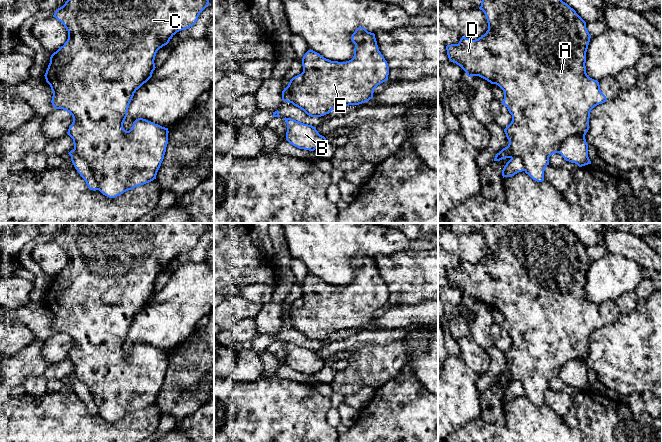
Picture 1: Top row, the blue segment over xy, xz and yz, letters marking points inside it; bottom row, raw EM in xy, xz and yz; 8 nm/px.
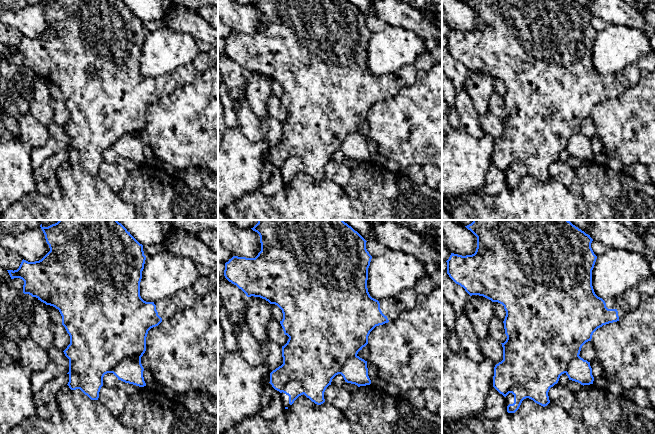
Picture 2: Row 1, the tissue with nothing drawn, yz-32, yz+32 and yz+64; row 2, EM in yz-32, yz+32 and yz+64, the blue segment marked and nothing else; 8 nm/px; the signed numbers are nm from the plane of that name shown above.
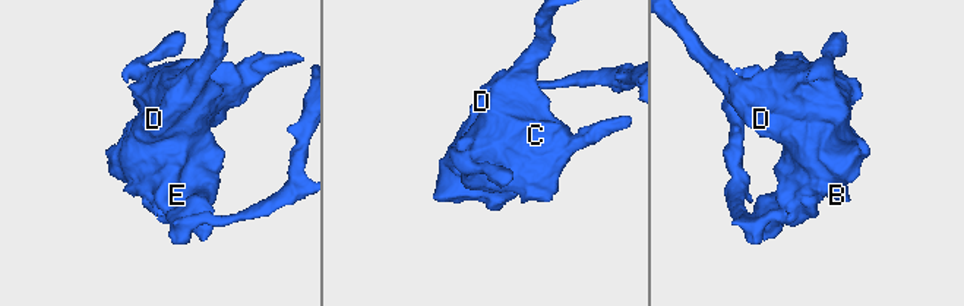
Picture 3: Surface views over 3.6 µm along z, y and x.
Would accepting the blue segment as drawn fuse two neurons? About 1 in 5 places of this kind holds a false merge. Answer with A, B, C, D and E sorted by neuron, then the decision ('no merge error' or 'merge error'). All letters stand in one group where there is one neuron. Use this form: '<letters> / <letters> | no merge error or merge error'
A C D E / B | merge error

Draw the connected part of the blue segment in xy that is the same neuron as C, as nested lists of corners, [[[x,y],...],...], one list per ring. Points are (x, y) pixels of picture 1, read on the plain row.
[[[68,223],[62,231],[55,235],[53,241],[64,249],[68,255],[68,263],[63,270],[51,279],[50,287],[44,299],[53,316],[51,327],[55,333],[66,334],[72,339],[73,346],[67,358],[73,363],[75,376],[89,389],[98,408],[98,414],[103,419],[115,422],[128,414],[156,403],[168,368],[168,352],[146,343],[138,342],[133,346],[132,352],[126,355],[123,352],[123,347],[127,341],[129,328],[134,317],[152,301],[152,297],[156,292],[154,284],[157,275],[167,269],[177,256],[192,251],[197,246],[200,237],[208,230],[208,223]]]

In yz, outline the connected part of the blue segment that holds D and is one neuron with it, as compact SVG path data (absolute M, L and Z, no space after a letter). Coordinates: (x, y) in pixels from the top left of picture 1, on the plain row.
M482 223L479 231L486 240L488 254L478 263L472 264L463 261L458 268L446 270L447 279L451 286L459 289L467 298L468 301L479 300L491 308L498 309L504 315L504 323L501 326L506 330L509 337L512 339L511 347L504 353L509 368L496 378L494 385L500 385L506 382L520 381L523 385L524 395L533 404L537 406L544 405L544 395L549 389L549 381L558 374L561 368L570 360L583 359L585 360L589 354L589 342L591 334L607 325L606 320L601 316L600 309L597 304L590 302L586 297L586 276L590 266L591 259L586 252L586 246L561 223Z

